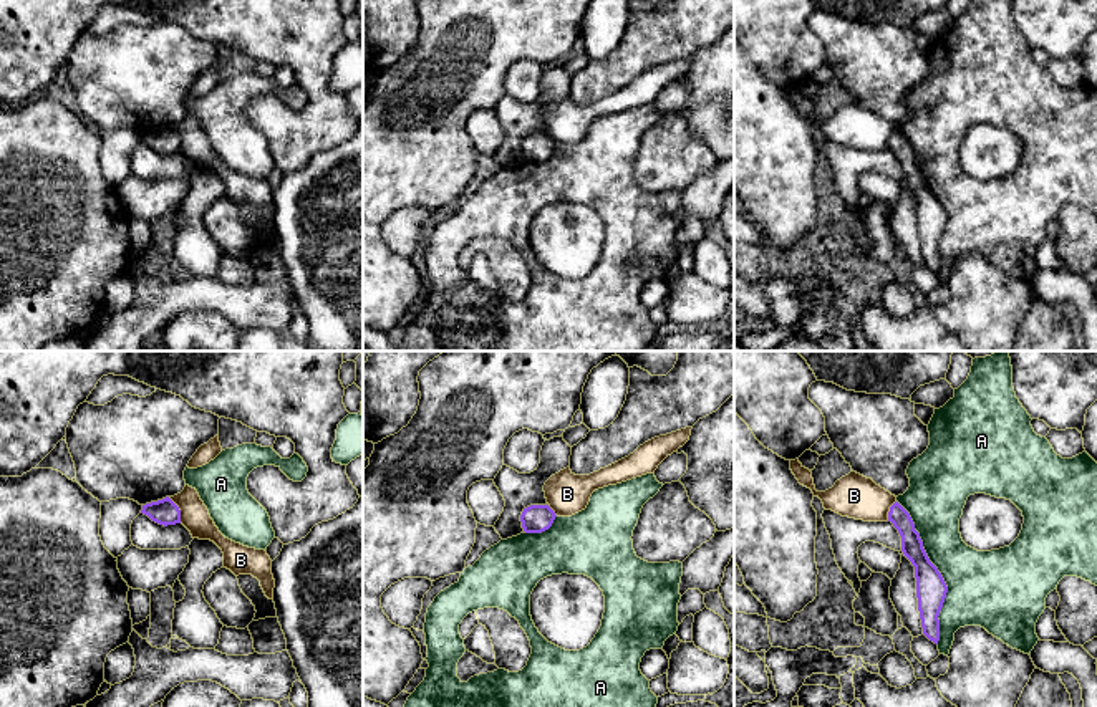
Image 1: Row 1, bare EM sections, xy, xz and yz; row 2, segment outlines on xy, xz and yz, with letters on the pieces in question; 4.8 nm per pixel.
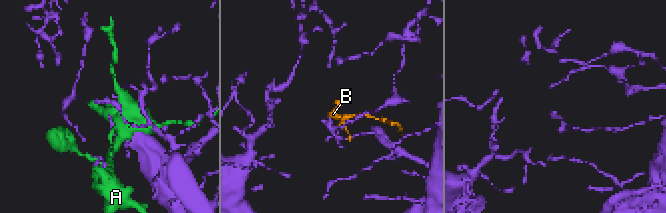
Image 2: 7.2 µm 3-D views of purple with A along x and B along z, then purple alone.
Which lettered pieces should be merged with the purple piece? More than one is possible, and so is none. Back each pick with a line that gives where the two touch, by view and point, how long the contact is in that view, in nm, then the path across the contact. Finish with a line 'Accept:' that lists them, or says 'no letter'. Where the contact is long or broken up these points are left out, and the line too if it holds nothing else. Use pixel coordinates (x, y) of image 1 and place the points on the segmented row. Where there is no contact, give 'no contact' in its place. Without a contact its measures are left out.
Accept: no letter

